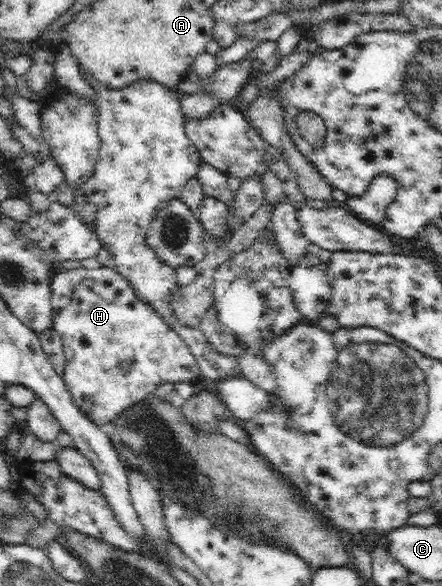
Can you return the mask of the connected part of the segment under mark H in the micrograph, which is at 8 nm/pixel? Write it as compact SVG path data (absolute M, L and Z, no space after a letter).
M74 264L73 266L69 266L64 273L57 273L56 276L52 278L50 292L53 308L52 316L54 320L53 329L61 336L62 348L66 357L63 381L68 392L72 395L76 406L80 407L80 410L92 420L92 422L100 426L107 422L112 423L118 414L120 414L122 410L126 410L128 406L144 403L148 396L155 393L158 384L162 384L162 382L170 382L172 384L186 381L190 382L201 374L200 367L192 351L190 351L190 347L184 342L184 339L160 317L152 305L149 305L138 296L136 290L134 290L130 282L128 282L128 279L122 276L118 270L104 265L96 269L88 269L81 267L79 264Z

